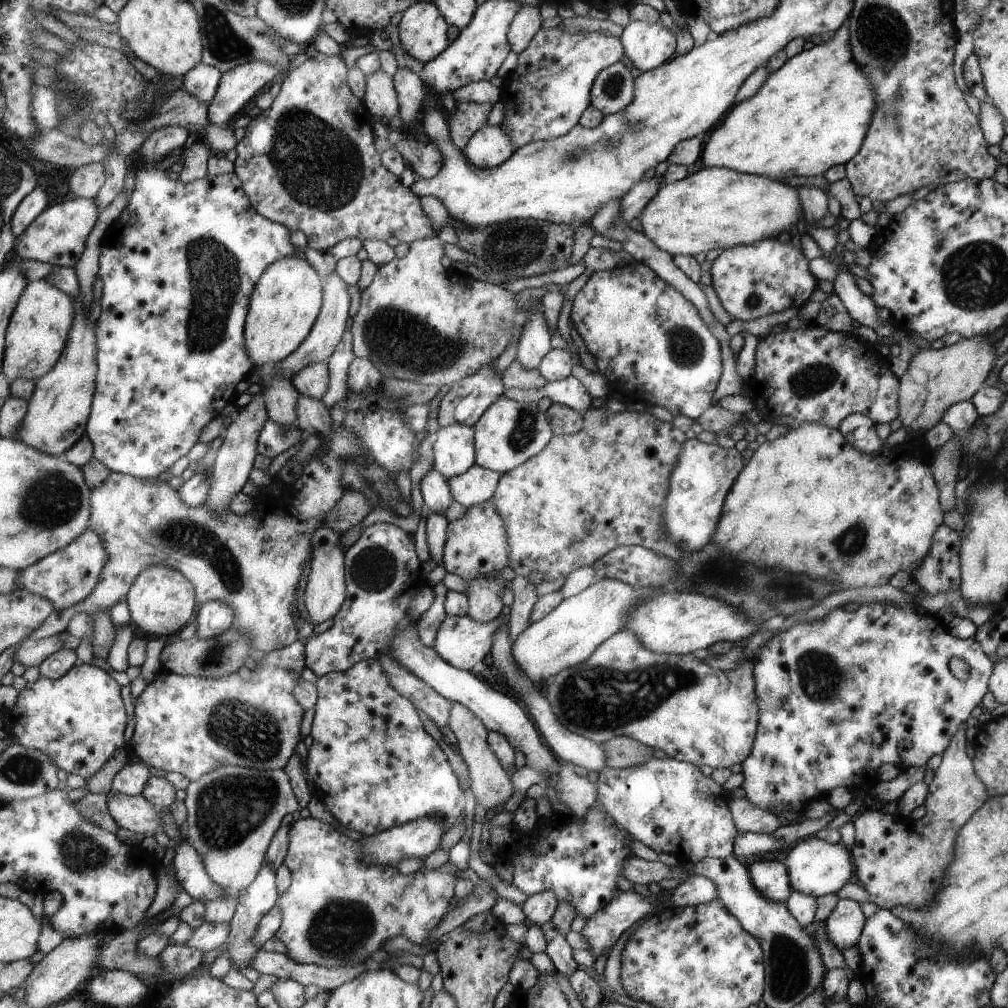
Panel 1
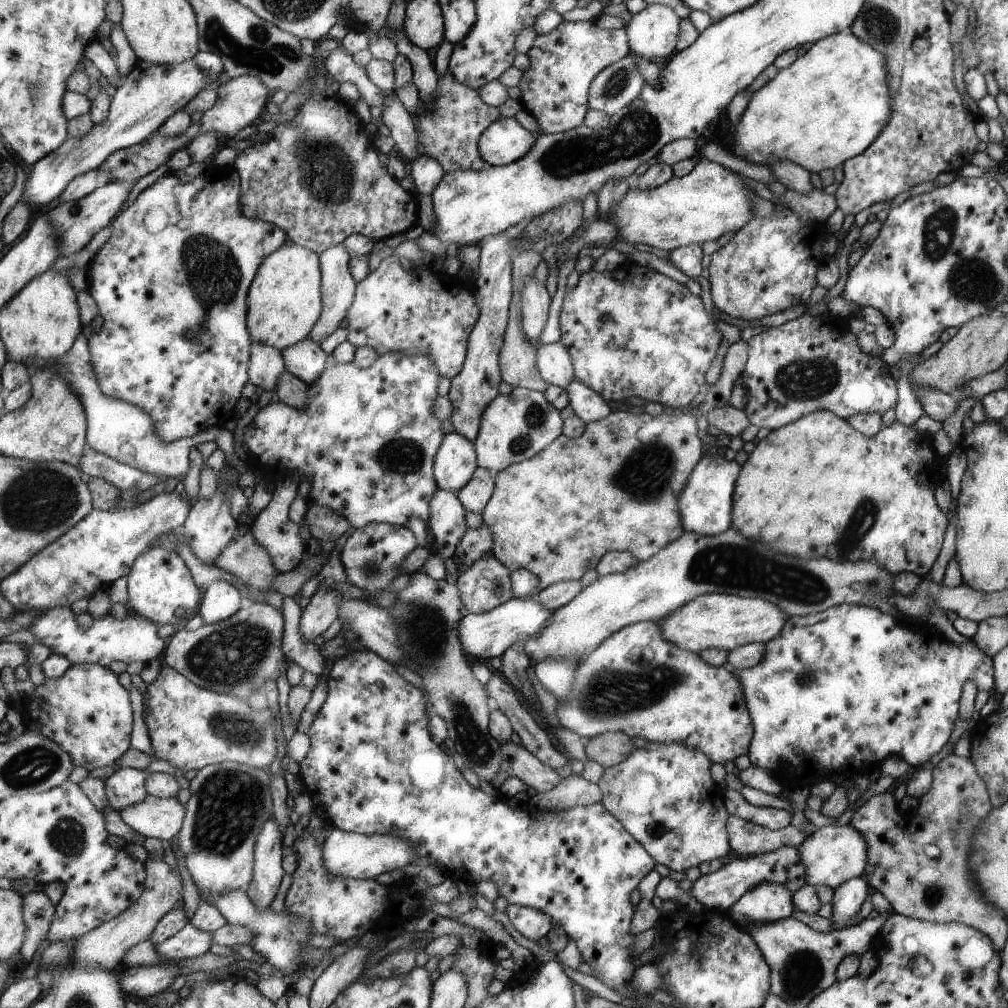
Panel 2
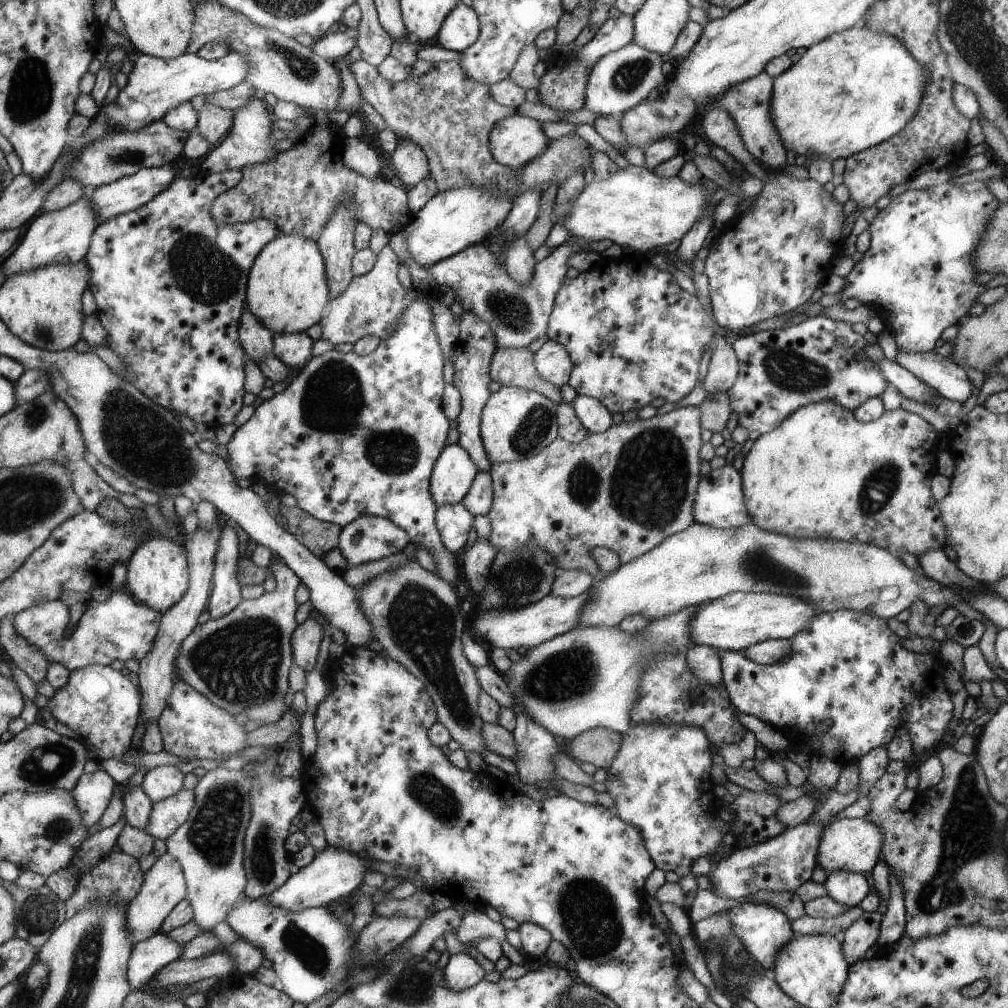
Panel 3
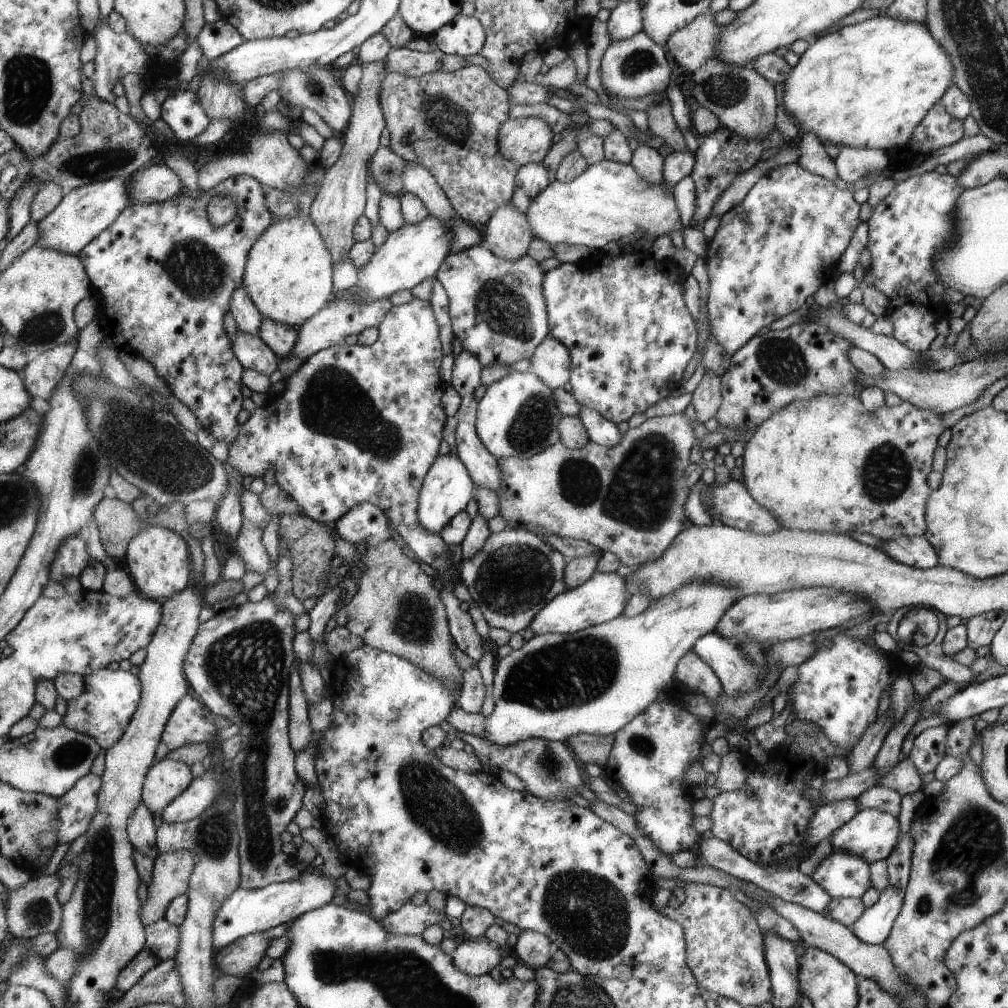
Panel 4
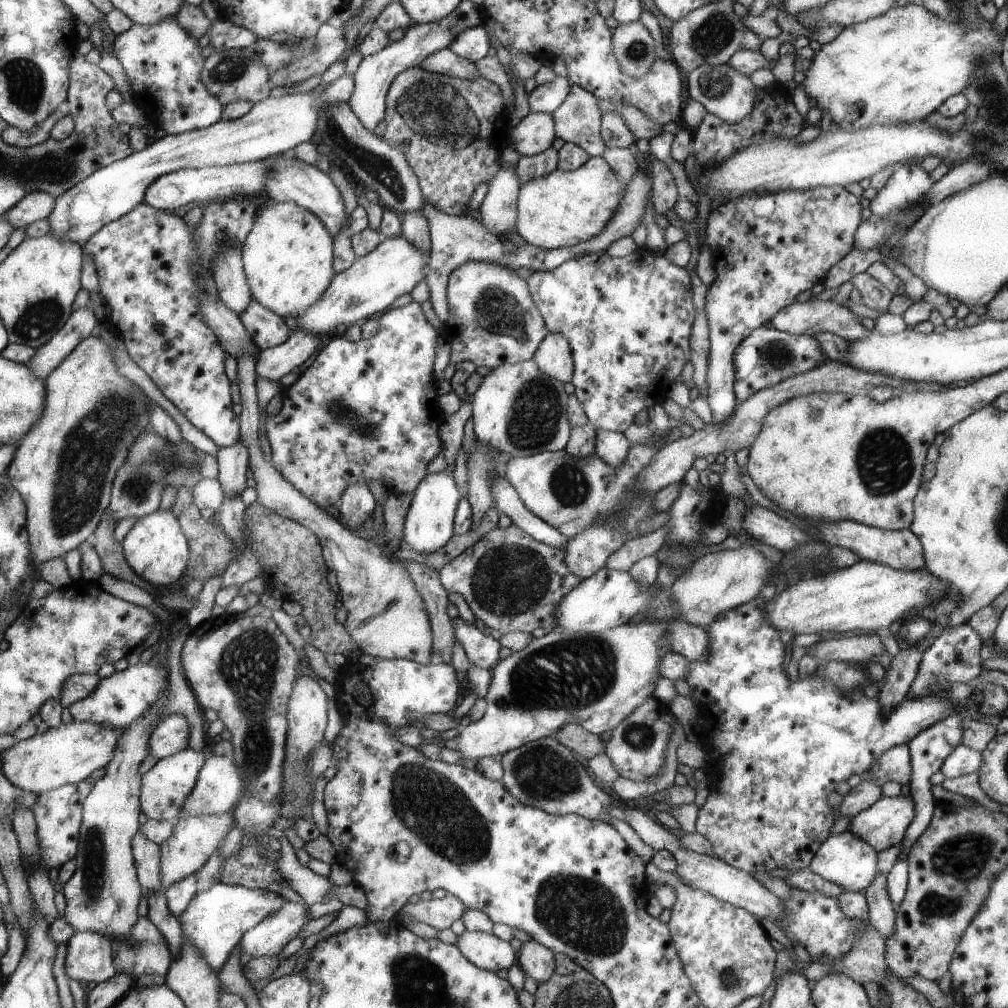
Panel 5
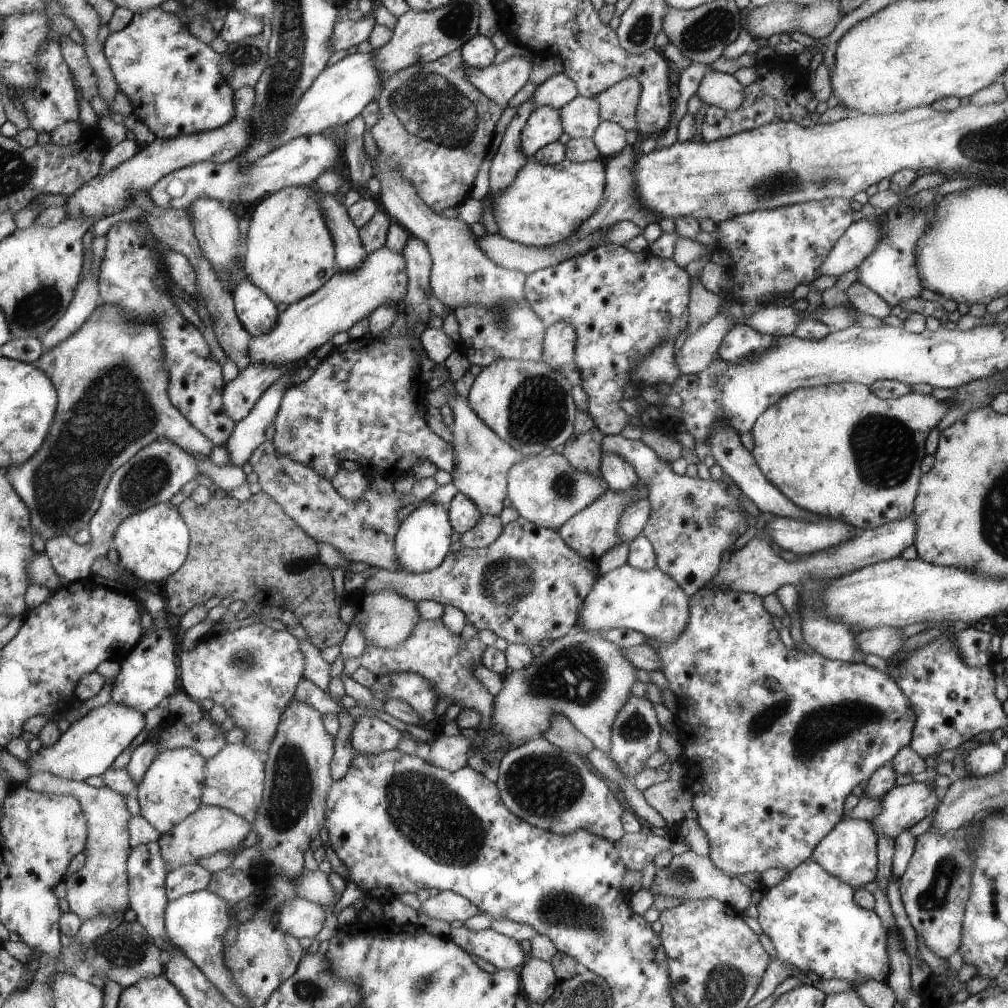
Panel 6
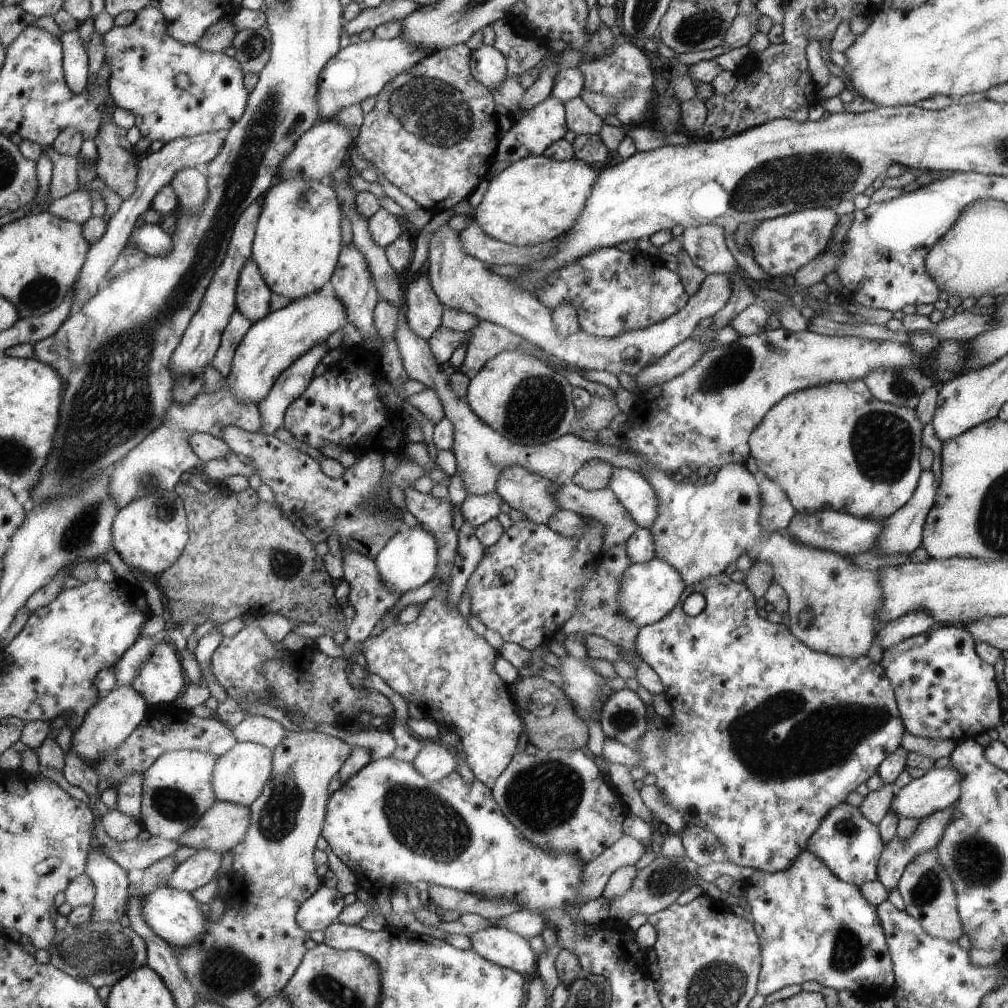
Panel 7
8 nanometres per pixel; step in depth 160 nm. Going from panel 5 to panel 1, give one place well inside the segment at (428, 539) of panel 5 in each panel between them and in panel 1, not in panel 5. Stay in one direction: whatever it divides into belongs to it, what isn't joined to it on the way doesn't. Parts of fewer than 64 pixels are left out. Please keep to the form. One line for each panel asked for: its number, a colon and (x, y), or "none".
1: (455, 449)
2: (457, 460)
3: (453, 477)
4: (448, 488)

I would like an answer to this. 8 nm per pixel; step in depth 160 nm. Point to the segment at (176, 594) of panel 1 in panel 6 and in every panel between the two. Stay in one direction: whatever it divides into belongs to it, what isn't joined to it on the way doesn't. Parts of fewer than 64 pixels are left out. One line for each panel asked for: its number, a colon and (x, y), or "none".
2: (161, 587)
3: (158, 575)
4: (159, 561)
5: (156, 546)
6: (153, 544)

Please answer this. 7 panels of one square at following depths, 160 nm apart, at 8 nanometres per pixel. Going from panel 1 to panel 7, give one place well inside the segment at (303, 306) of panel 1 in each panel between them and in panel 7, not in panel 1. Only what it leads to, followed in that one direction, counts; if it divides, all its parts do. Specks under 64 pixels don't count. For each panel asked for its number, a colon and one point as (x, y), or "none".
2: (285, 302)
3: (288, 288)
4: (289, 274)
5: (288, 255)
6: (290, 252)
7: (298, 244)

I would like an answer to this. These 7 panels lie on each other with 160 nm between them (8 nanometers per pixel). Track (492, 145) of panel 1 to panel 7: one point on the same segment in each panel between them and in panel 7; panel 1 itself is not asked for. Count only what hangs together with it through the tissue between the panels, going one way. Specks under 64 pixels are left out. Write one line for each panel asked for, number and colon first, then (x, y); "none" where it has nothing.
2: (505, 141)
3: (516, 141)
4: (524, 140)
5: (535, 132)
6: (543, 126)
7: (541, 125)

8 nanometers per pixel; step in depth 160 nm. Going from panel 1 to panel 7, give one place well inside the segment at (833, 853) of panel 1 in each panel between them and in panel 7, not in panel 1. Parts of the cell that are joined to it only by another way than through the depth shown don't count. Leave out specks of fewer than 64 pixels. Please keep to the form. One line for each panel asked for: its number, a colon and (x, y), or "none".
2: (831, 855)
3: (853, 845)
4: (871, 834)
5: (883, 825)
6: (903, 806)
7: (939, 788)

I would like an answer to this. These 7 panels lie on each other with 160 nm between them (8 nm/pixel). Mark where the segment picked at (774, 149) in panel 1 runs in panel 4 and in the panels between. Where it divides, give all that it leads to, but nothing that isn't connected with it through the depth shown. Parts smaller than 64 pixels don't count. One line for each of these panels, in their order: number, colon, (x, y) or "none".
2: (827, 106)
3: (856, 89)
4: (868, 85)

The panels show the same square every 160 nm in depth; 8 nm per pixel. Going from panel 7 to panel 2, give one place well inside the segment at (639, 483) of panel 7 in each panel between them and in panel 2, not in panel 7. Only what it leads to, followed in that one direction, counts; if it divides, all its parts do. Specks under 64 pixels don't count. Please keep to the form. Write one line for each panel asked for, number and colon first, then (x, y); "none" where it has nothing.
2: (589, 406)
3: (594, 418)
4: (600, 431)
5: (611, 447)
6: (619, 475)

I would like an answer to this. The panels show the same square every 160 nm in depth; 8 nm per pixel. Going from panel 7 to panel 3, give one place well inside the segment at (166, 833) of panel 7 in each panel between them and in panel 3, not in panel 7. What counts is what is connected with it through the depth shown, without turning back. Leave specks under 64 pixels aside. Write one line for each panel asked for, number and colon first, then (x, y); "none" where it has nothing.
3: (161, 783)
4: (168, 779)
5: (167, 786)
6: (172, 790)

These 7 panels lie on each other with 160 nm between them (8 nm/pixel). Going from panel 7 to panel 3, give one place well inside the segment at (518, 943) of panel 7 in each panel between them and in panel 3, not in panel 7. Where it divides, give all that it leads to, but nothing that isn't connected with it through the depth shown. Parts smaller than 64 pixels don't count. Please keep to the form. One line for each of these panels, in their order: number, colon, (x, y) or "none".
3: (462, 971)
4: (478, 957)
5: (484, 949)
6: (503, 952)

